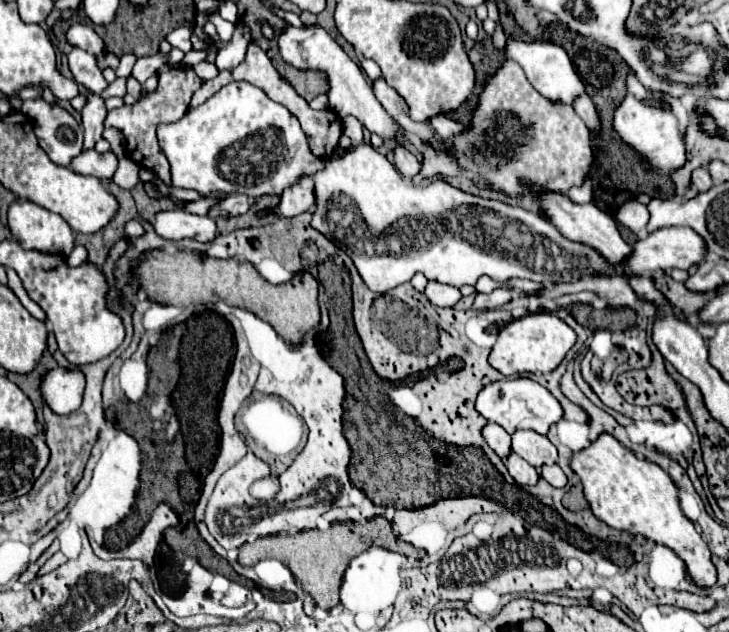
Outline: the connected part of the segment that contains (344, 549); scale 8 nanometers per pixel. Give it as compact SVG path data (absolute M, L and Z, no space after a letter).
M344 521L344 523L334 523L328 531L310 529L310 531L300 531L296 535L270 535L256 539L254 543L246 543L240 547L238 561L242 565L254 565L264 557L274 557L282 561L302 583L304 591L312 595L318 607L332 609L340 603L338 591L348 563L368 547L372 547L372 537L368 527L354 521Z

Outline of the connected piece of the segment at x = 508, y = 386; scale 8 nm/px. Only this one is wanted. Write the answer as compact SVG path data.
M518 377L518 379L510 379L510 381L496 381L496 383L486 385L478 393L476 411L484 419L504 427L508 433L514 433L518 429L532 429L540 435L546 435L550 425L558 423L564 413L560 403L556 401L556 397L546 387L542 387L540 383L536 383L528 377Z

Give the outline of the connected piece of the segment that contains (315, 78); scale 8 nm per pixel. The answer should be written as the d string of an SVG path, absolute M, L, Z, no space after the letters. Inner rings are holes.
M264 51L268 53L272 65L276 67L276 71L296 89L296 93L300 93L300 97L304 97L306 101L314 99L318 93L326 93L328 85L324 79L324 73L318 71L298 71L286 63L282 63L282 57L276 51Z

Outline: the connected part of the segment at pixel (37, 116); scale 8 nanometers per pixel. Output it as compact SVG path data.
M44 99L24 101L20 111L34 119L34 133L50 161L70 167L72 159L82 151L82 127L76 119L58 105L48 105Z

